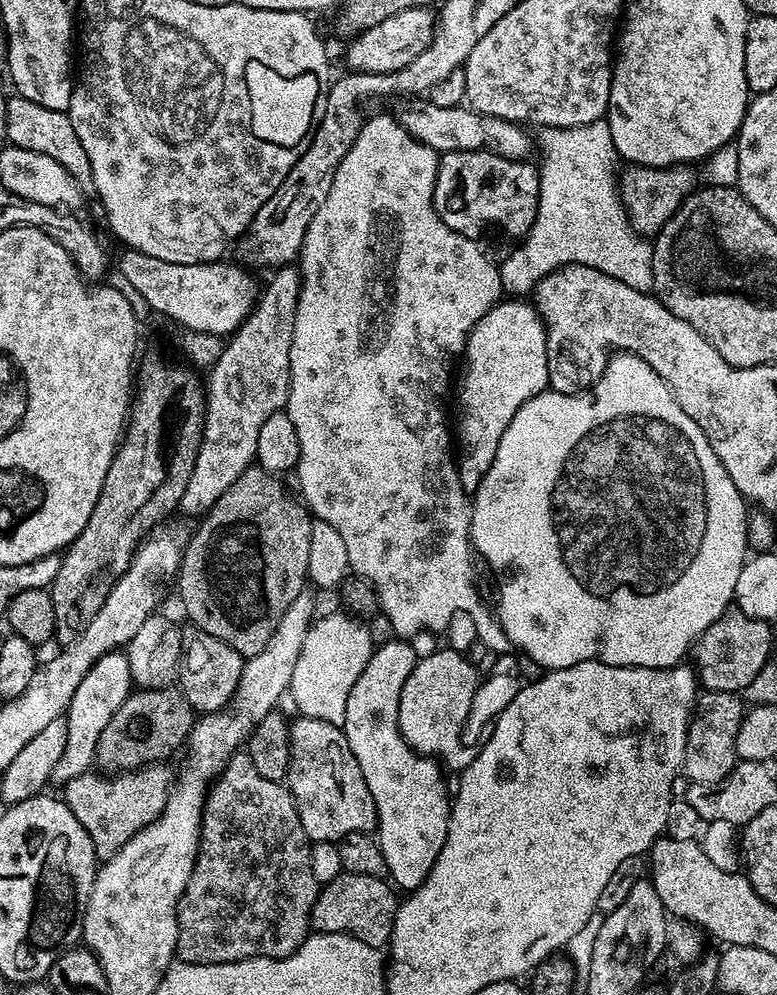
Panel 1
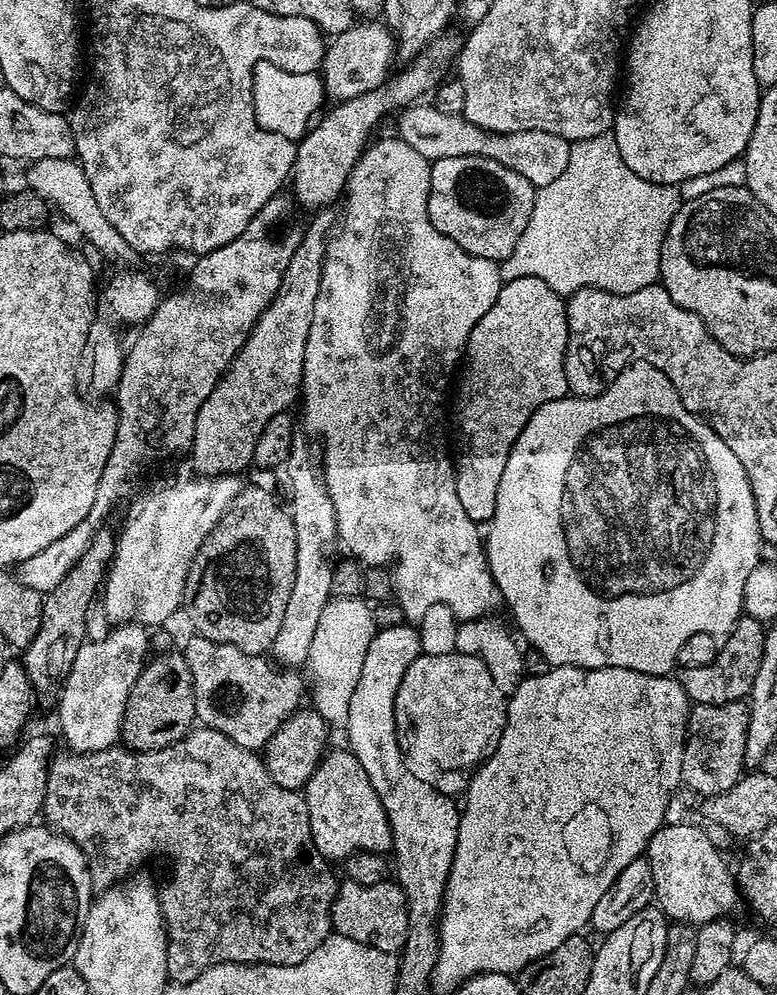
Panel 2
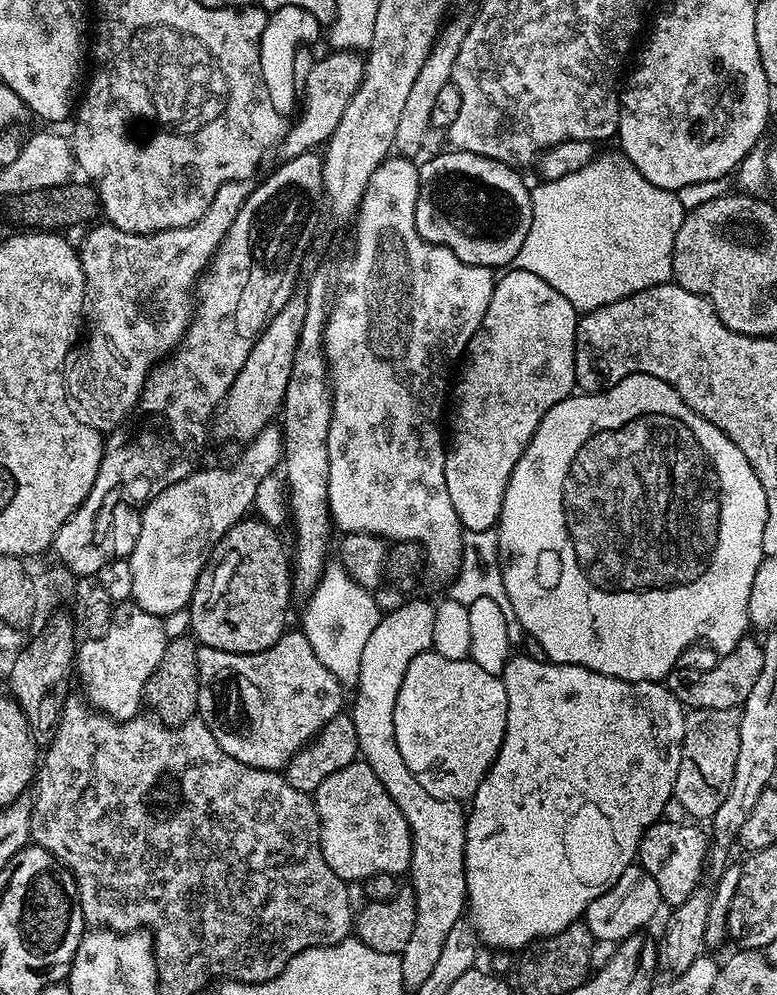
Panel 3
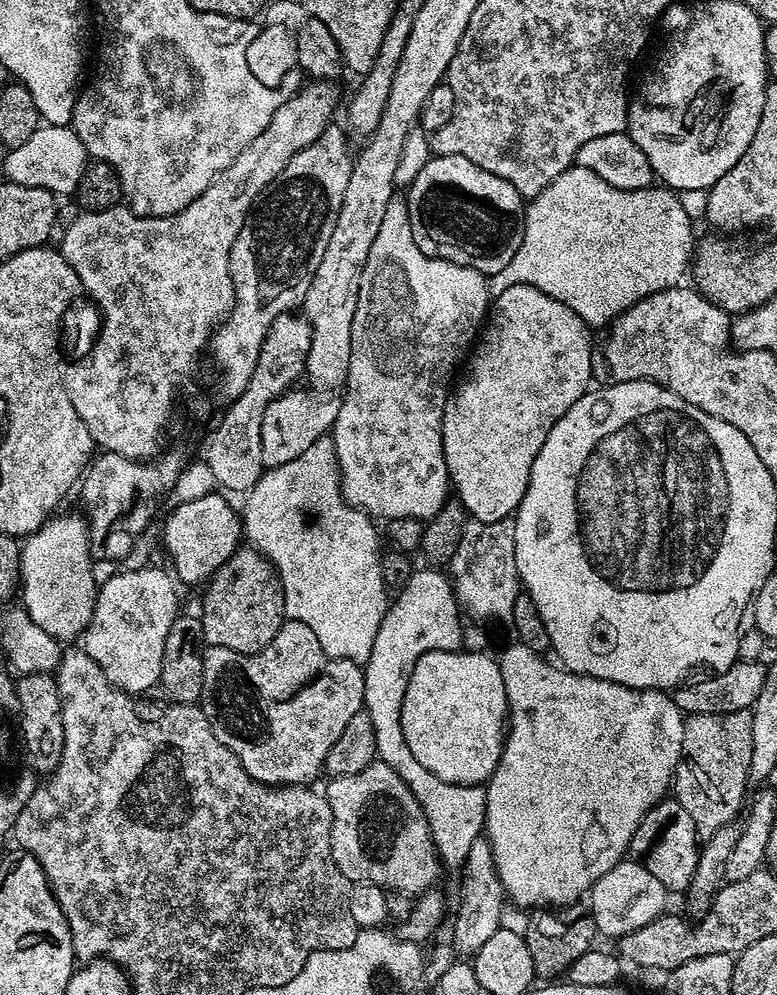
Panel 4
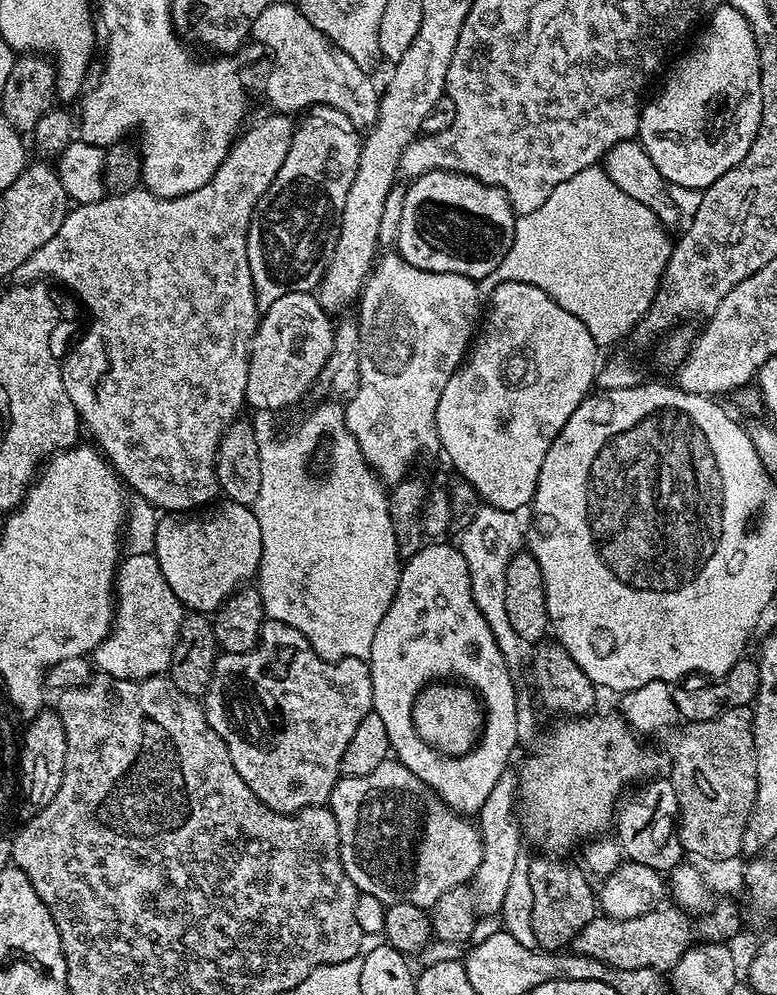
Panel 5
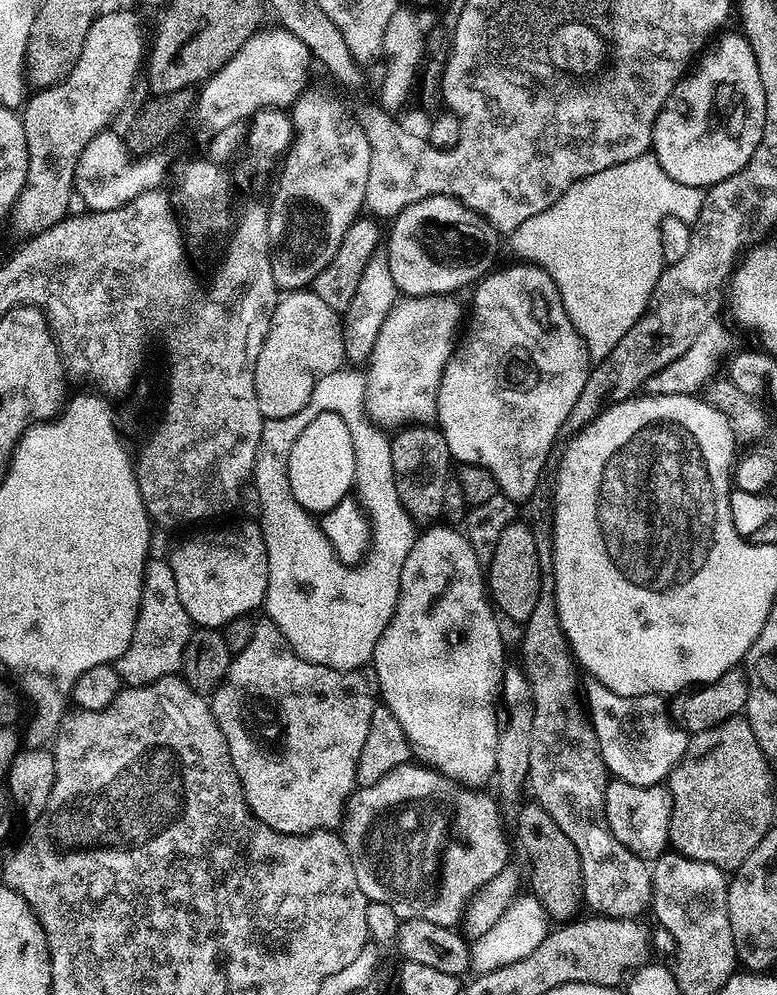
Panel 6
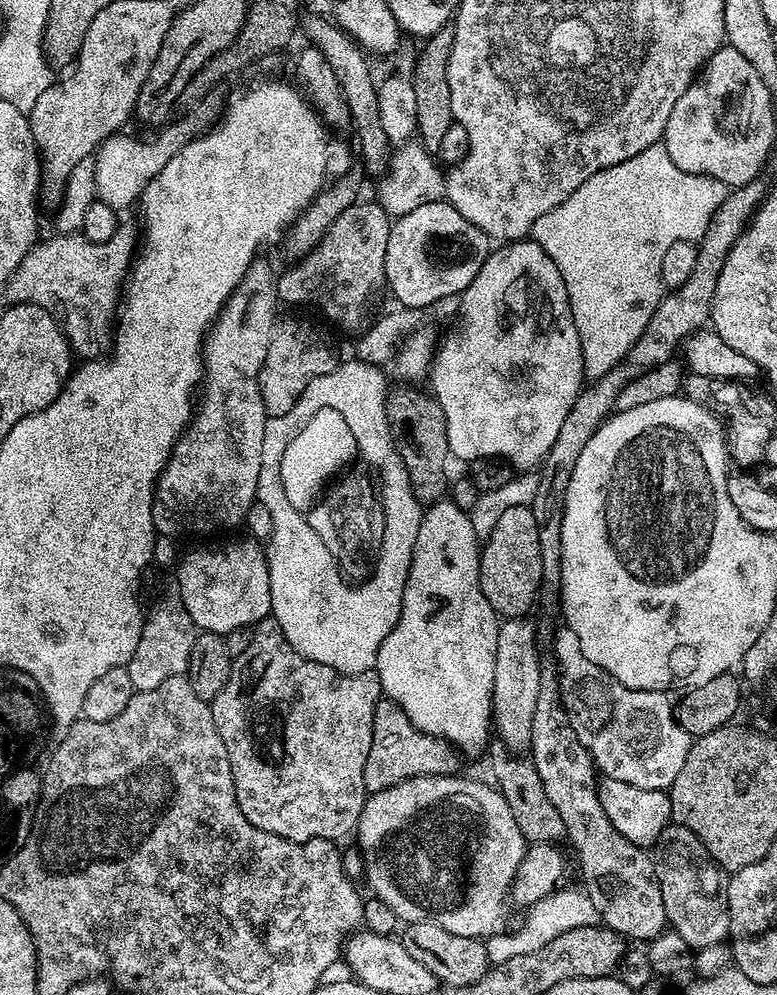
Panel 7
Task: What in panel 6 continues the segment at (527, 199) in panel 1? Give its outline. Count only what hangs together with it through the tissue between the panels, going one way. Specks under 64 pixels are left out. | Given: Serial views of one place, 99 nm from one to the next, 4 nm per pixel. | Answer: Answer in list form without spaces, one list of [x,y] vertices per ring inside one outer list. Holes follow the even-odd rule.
[[[453,196],[422,198],[422,202],[406,206],[406,210],[398,213],[391,224],[392,234],[386,238],[390,274],[394,274],[397,289],[407,296],[452,294],[457,291],[455,288],[464,288],[467,284],[475,285],[497,267],[501,232],[487,217],[473,208],[468,208],[463,201]]]

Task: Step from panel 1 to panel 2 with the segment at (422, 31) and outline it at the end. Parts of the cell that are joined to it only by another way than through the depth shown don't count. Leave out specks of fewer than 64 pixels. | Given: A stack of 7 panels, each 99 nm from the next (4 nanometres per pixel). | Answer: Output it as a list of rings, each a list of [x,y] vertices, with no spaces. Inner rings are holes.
[[[353,23],[344,33],[331,37],[324,49],[324,63],[320,65],[318,72],[323,79],[327,99],[339,102],[358,98],[358,94],[374,90],[388,79],[390,75],[388,66],[392,60],[394,61],[395,56],[395,39],[383,23]]]

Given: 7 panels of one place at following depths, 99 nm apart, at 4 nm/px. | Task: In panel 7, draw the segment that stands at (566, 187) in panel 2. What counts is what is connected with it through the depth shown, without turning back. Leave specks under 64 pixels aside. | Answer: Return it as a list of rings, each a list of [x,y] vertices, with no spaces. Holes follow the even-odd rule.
[[[658,143],[642,150],[642,154],[634,154],[634,158],[626,158],[626,162],[618,162],[614,166],[594,174],[594,178],[586,178],[586,182],[582,182],[582,186],[578,186],[578,190],[574,190],[574,194],[570,194],[570,198],[566,198],[566,202],[562,202],[562,206],[550,210],[550,214],[542,214],[542,218],[538,218],[538,222],[534,222],[530,233],[531,239],[536,240],[538,246],[542,246],[542,250],[546,250],[546,254],[550,254],[550,258],[554,258],[554,266],[558,266],[558,270],[566,282],[566,294],[570,302],[574,326],[578,330],[578,338],[582,346],[584,375],[589,381],[595,382],[598,378],[602,378],[602,374],[614,370],[614,366],[625,363],[629,350],[646,330],[654,310],[660,305],[662,293],[665,291],[660,275],[662,274],[662,257],[666,254],[666,250],[670,250],[670,246],[674,246],[682,239],[689,242],[699,241],[700,237],[706,234],[718,206],[722,206],[728,193],[729,189],[726,185],[714,178],[678,170],[678,166],[674,166],[674,162],[670,162],[670,154],[666,154],[663,143]]]

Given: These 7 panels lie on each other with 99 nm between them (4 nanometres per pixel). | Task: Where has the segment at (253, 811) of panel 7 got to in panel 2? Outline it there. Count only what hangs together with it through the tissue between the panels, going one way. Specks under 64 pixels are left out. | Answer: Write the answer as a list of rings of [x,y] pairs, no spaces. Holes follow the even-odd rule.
[[[195,634],[189,636],[188,645],[183,645],[182,651],[186,666],[190,666],[197,721],[203,727],[226,734],[226,738],[230,738],[230,742],[238,742],[238,746],[253,750],[264,749],[274,730],[278,730],[278,726],[282,726],[282,722],[286,722],[286,718],[293,716],[301,707],[300,699],[303,696],[305,699],[306,696],[305,677],[299,671],[277,667],[267,655],[251,656],[238,650],[238,646],[233,644],[219,644],[210,638]]]

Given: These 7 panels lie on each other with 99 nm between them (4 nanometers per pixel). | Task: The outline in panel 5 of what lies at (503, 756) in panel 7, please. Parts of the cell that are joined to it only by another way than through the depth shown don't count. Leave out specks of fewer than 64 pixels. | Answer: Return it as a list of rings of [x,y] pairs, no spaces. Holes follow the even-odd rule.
[[[533,855],[529,862],[530,885],[534,892],[534,935],[541,949],[564,950],[598,915],[598,892],[594,886],[592,889],[593,881],[583,867],[575,868],[572,864],[563,864],[560,861],[563,859],[539,855]]]

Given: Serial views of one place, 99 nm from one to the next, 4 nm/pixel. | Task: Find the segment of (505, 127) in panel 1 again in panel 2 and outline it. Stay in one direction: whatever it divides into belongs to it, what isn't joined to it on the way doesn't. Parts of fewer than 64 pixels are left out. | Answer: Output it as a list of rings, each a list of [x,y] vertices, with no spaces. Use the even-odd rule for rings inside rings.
[[[417,102],[409,108],[402,108],[395,120],[400,131],[397,132],[398,138],[406,142],[406,146],[418,150],[418,154],[429,162],[442,158],[481,156],[514,170],[514,174],[522,174],[522,178],[530,181],[536,189],[550,186],[550,182],[566,170],[566,162],[570,160],[572,144],[558,134],[550,134],[546,130],[487,132],[471,124],[462,114],[442,114],[442,110],[438,110],[432,102]]]

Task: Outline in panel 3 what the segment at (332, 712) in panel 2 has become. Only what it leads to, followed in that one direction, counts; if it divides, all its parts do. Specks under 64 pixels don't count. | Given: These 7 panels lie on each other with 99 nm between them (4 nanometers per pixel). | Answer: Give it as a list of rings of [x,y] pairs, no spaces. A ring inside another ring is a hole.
[[[338,562],[327,565],[324,575],[315,581],[312,590],[312,597],[304,608],[302,631],[310,646],[314,646],[318,662],[322,662],[340,684],[355,686],[362,666],[362,649],[370,634],[374,634],[374,626],[378,626],[382,613],[375,605],[373,593],[358,586],[358,582],[354,582]]]

